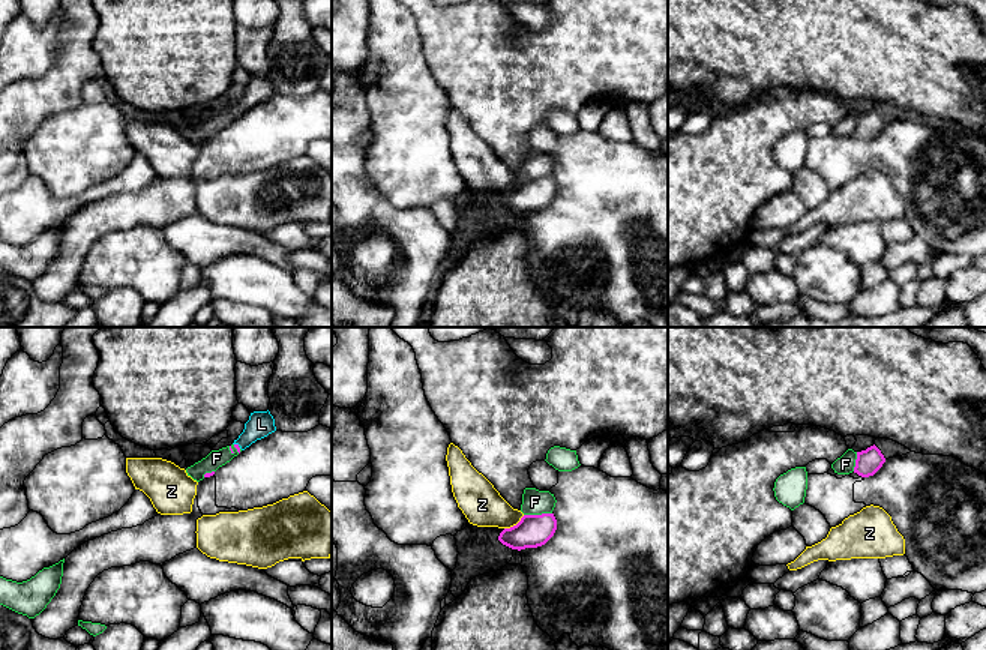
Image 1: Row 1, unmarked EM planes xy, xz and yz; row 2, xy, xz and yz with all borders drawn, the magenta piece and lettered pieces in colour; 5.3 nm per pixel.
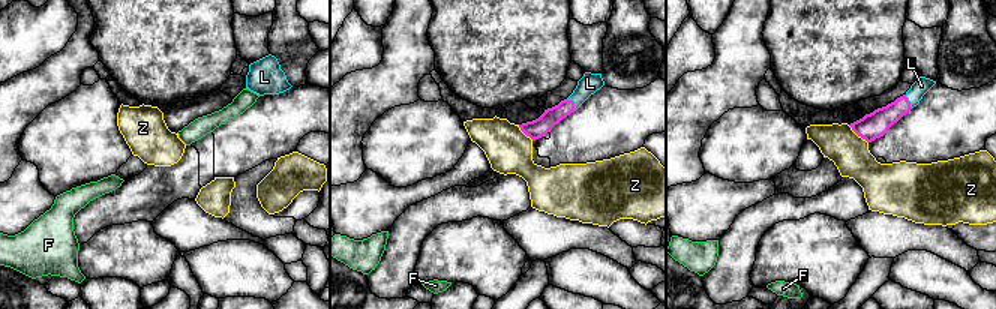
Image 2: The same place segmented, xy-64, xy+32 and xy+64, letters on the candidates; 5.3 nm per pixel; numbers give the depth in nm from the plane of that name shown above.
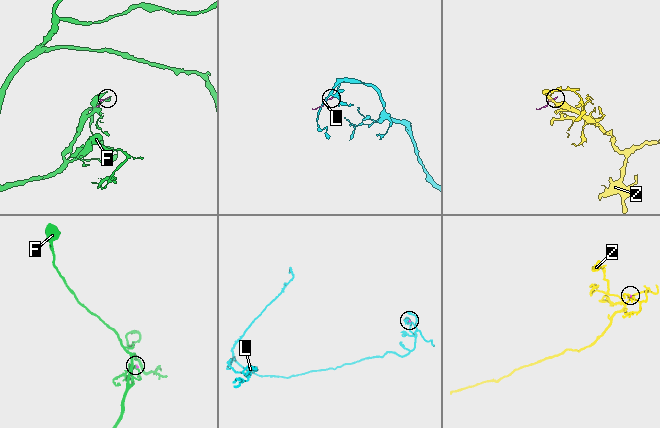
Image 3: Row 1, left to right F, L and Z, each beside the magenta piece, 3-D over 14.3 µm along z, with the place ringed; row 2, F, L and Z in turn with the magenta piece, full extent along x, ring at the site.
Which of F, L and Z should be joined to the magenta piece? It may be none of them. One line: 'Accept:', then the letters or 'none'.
Accept: L

